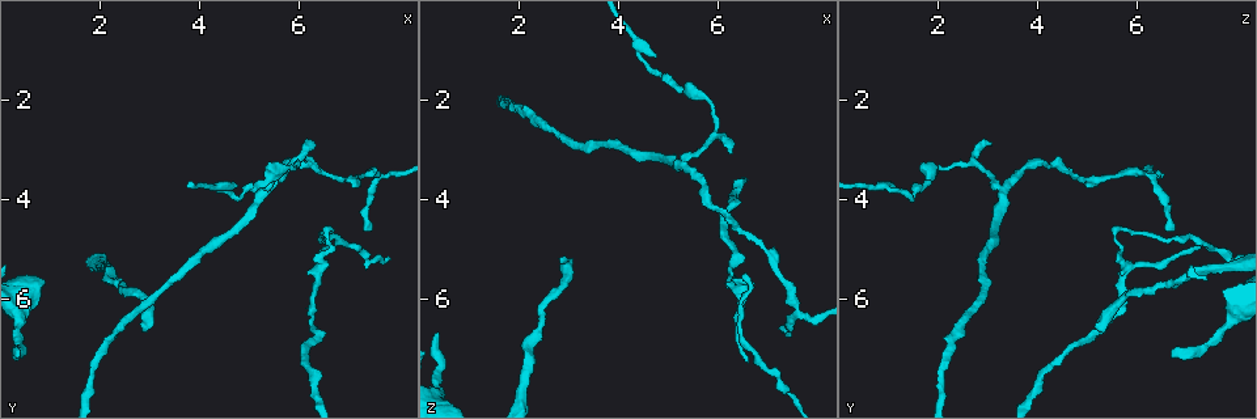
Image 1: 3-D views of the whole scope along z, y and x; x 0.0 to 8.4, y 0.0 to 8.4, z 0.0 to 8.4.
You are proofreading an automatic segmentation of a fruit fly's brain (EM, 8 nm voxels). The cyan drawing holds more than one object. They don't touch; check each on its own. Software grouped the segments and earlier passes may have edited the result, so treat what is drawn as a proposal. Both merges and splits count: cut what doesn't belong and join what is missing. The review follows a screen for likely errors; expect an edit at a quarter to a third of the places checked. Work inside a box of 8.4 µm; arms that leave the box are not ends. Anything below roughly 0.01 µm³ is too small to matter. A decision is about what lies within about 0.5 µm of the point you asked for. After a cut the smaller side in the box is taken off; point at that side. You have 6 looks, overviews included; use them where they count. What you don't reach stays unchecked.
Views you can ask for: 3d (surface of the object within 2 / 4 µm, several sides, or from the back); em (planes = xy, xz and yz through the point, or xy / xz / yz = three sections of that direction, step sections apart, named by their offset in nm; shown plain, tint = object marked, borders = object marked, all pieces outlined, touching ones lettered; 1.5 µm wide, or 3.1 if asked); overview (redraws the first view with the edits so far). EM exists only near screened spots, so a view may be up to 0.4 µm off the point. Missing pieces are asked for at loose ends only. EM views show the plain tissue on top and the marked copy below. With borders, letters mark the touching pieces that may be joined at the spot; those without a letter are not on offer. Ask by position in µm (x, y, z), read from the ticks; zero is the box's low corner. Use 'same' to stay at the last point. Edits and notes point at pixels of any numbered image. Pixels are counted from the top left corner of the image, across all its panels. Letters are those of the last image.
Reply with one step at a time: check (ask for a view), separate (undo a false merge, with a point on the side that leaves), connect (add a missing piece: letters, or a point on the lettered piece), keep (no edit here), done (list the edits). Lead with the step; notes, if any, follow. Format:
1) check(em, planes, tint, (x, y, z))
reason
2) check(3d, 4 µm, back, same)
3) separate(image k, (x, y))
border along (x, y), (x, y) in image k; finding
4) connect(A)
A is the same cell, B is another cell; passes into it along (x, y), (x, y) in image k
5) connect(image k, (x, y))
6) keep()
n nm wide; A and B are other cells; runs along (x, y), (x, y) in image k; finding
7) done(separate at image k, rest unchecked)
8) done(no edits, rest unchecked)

check(3d, 2 µm, (5.30, 3.85, 3.30))

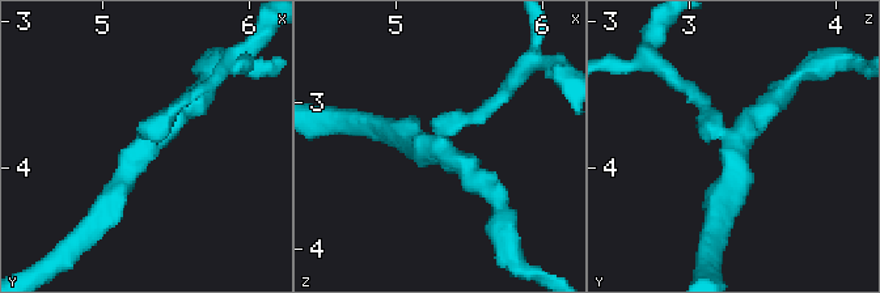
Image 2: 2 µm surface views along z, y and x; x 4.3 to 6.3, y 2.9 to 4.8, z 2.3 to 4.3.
check(em, 3.1 µm, planes, borders, (5.32, 3.80, 3.30))
3 arms

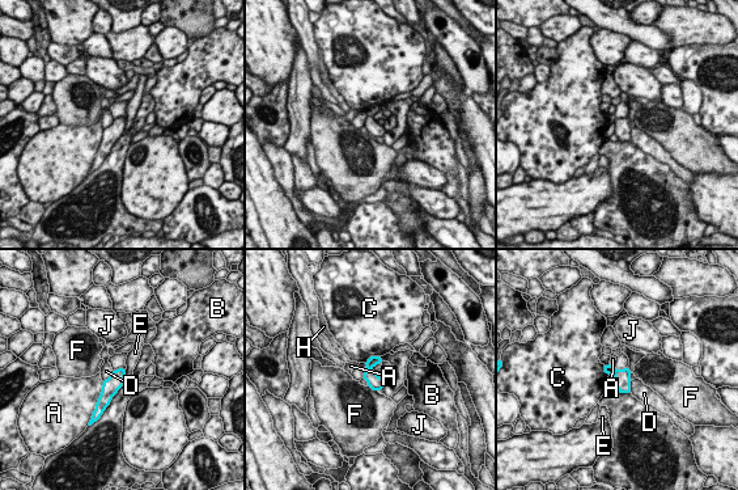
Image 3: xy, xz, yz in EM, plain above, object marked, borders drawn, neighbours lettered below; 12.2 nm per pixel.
keep()
A, B, C, D, E, F, H and J are other cells; border along (126, 370), (124, 381) in image 3; continuous, no second neuron

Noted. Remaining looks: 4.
check(em, yz, step 4, tint, (7.60, 3.50, 6.30))

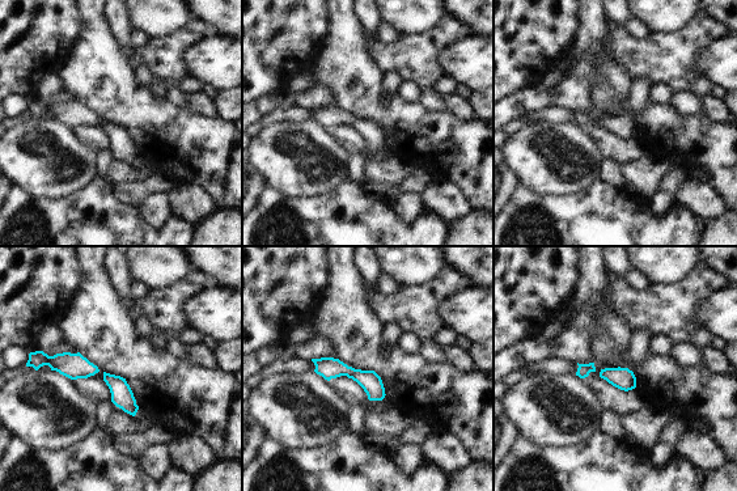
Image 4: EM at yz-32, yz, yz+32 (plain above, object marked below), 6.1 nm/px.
check(em, planes, borders, same)
another direction

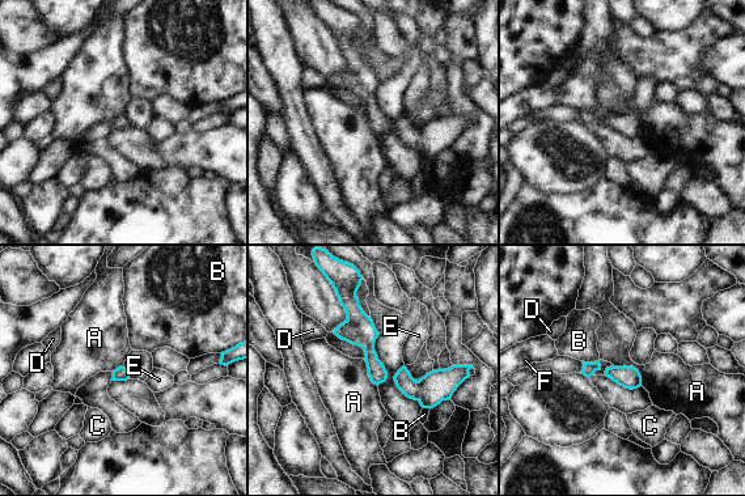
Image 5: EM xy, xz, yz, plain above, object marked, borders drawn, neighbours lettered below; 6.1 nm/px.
keep()
90 nm wide; A, B, C, D, E and F are other cells; border along (614, 365), (633, 365), (642, 385) in image 5; continuous, no second neuron

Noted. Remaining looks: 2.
done(no edits, rest unchecked)

